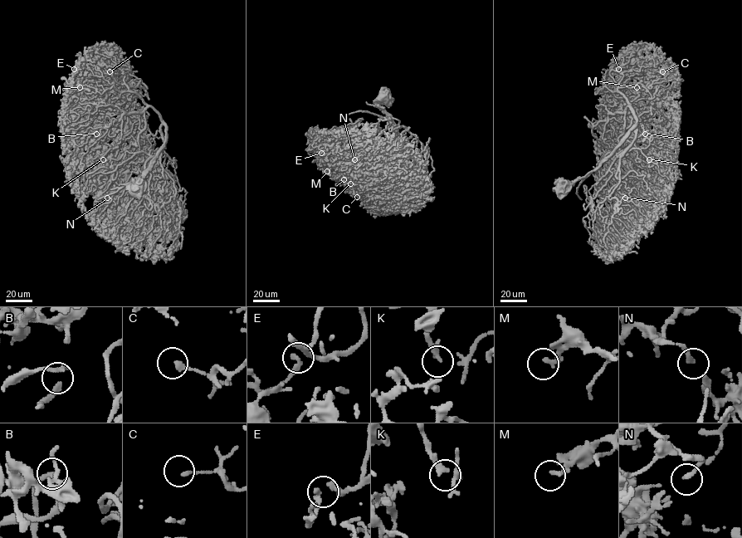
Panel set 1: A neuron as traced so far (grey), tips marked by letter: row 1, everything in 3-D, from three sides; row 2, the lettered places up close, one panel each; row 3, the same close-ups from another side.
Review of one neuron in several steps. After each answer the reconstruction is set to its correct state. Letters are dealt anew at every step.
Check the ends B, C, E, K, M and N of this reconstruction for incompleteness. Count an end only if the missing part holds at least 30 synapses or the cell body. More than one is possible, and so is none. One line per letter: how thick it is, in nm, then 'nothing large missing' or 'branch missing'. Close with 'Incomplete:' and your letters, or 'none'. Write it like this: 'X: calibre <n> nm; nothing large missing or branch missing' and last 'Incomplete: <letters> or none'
B: calibre 160 nm; nothing large missing
C: calibre 200 nm; nothing large missing
E: calibre 180 nm; nothing large missing
K: calibre 200 nm; nothing large missing
M: calibre 220 nm; nothing large missing
N: calibre 150 nm; nothing large missing
Incomplete: none

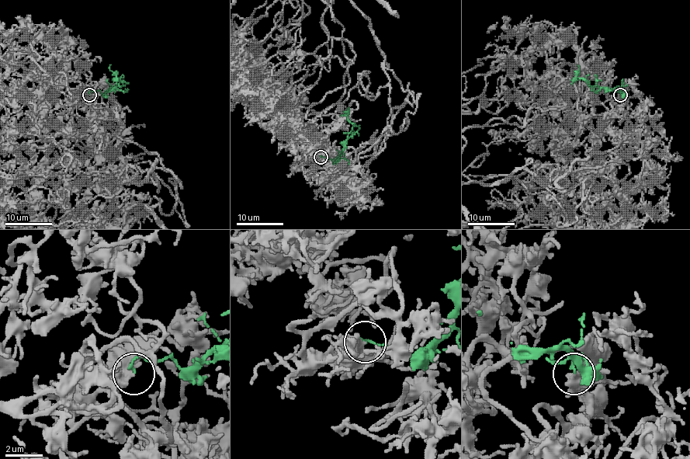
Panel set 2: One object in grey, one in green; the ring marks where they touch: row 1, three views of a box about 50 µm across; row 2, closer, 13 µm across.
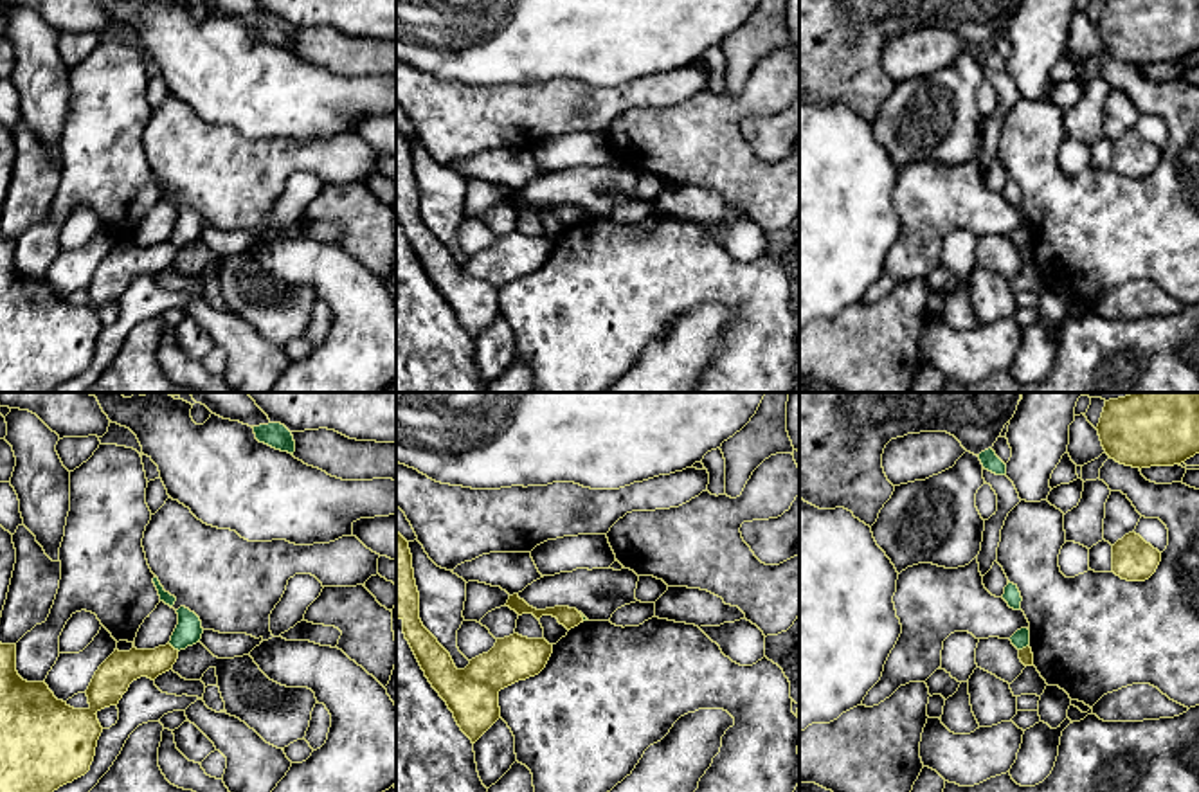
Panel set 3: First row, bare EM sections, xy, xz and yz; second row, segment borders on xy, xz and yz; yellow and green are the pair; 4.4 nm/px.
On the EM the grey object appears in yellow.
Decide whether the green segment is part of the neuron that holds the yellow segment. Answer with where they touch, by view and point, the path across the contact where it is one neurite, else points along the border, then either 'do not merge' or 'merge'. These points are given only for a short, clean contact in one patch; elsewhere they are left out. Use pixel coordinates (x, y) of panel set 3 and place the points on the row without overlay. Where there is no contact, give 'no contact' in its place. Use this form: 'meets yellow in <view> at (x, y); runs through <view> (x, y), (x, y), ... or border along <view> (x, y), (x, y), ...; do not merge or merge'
meets yellow in yz at (1023, 245); border along yz (1028, 242), (1019, 247); do not merge

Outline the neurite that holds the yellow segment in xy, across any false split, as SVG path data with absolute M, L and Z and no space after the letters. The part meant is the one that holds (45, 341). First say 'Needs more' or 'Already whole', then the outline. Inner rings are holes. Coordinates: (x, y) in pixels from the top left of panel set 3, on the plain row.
Already whole. M0 239L0 392L50 392L85 373L95 353L103 324L97 308L117 302L130 281L140 274L155 277L178 256L171 241L155 247L115 247L95 268L88 286L88 306L58 297L43 279L27 279L16 268L16 241Z

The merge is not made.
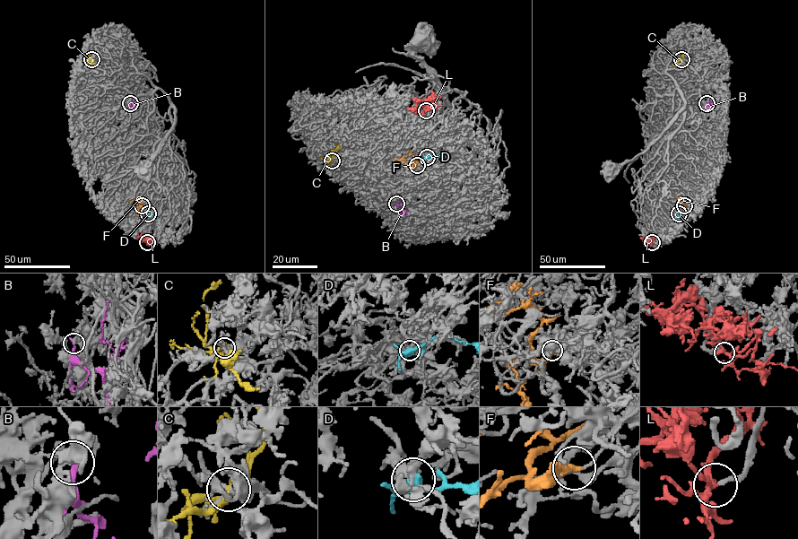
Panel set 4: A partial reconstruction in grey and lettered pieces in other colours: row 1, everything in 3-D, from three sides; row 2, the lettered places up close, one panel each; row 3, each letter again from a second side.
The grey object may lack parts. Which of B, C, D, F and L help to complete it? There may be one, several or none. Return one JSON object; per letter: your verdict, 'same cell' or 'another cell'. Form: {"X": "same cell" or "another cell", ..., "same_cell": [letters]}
{"B": "another cell", "C": "another cell", "D": "another cell", "F": "another cell", "L": "same cell", "same_cell": ["L"]}

